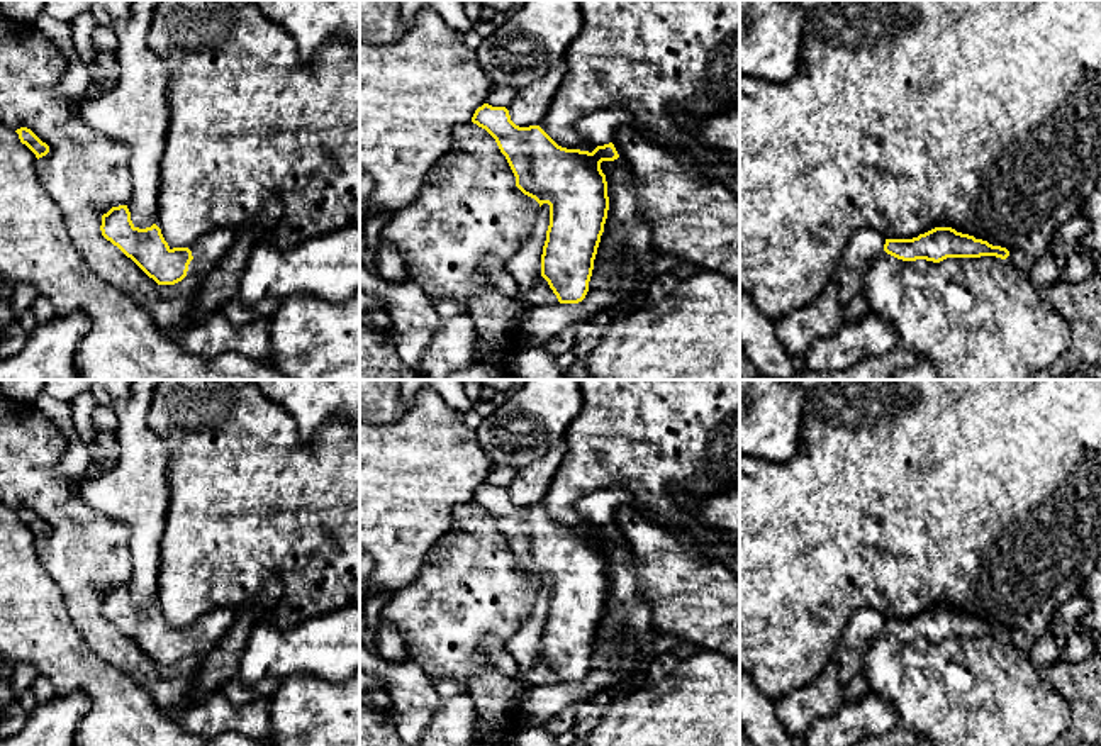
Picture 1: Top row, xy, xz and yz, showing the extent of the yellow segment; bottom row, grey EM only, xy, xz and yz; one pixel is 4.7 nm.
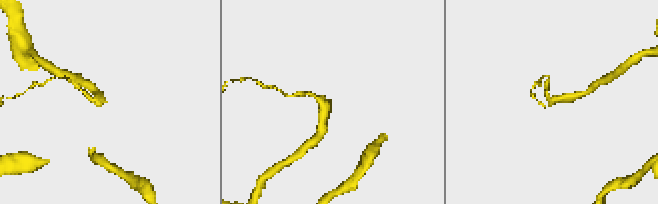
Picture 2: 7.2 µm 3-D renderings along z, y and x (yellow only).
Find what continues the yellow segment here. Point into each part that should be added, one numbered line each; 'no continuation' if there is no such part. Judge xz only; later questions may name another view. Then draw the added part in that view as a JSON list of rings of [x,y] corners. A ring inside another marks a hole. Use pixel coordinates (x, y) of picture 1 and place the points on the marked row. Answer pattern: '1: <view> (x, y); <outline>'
1: xz (598, 128); [[[611,107],[580,119],[575,124],[575,131],[589,142],[604,146],[612,141],[614,132],[624,124],[634,125],[628,110],[624,107]]]

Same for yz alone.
1: yz (866, 244); [[[858,229],[848,242],[831,280],[840,290],[841,307],[863,293],[865,273],[877,254],[884,253],[886,239],[872,229]]]

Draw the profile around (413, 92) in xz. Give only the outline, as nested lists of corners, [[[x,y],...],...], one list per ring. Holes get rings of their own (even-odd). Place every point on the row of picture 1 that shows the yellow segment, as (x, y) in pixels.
[[[431,7],[417,12],[400,41],[385,46],[360,44],[360,170],[373,180],[368,215],[394,214],[417,200],[428,171],[453,151],[453,127],[472,122],[492,88],[494,83],[482,70],[477,53],[468,49],[461,34],[450,29]]]

